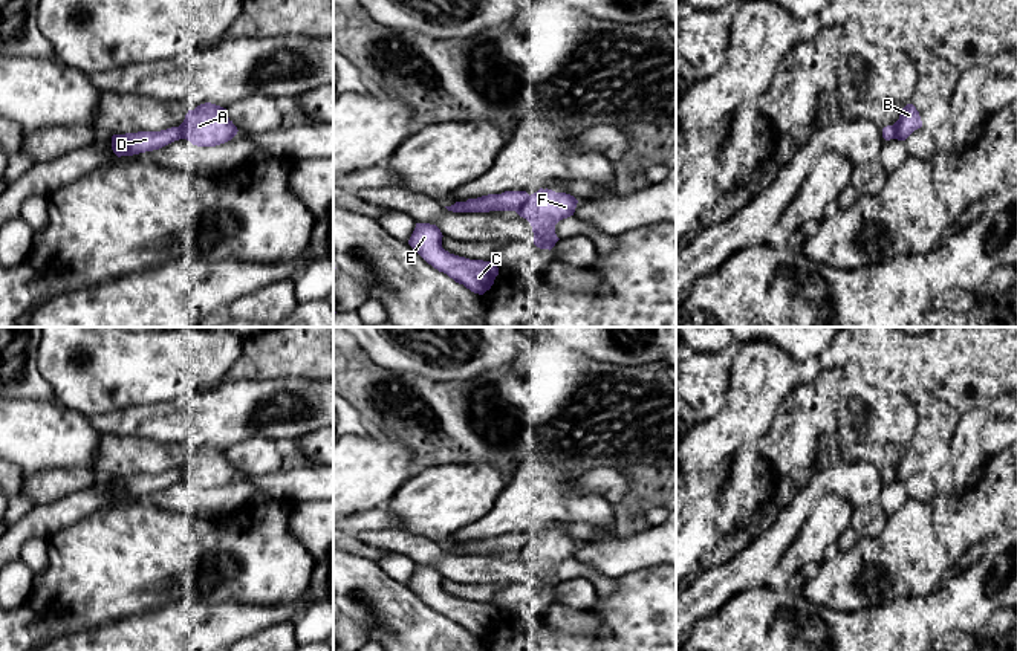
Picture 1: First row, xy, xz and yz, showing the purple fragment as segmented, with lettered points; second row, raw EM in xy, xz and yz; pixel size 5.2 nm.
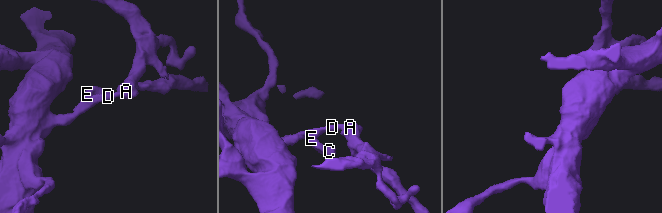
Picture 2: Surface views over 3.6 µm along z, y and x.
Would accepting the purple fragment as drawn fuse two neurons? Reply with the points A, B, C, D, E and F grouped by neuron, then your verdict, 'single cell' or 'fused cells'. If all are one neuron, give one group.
groups A B F / C D E; fused cells

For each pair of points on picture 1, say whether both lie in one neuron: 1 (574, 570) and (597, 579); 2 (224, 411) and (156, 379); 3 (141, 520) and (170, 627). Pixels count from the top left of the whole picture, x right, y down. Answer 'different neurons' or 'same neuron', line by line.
1: same neuron
2: different neurons
3: different neurons

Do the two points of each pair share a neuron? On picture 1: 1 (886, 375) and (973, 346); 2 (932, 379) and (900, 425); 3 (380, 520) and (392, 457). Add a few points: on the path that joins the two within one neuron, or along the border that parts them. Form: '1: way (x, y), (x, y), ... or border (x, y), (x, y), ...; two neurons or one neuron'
1: way (907, 364), (952, 362); one neuron
2: border (874, 387), (890, 395), (909, 398); two neurons
3: border (384, 506), (355, 511), (349, 515); two neurons

